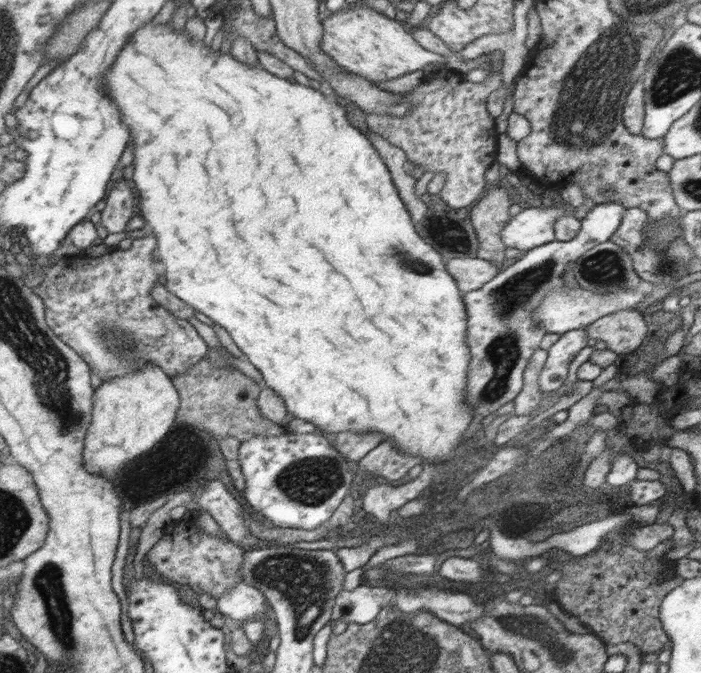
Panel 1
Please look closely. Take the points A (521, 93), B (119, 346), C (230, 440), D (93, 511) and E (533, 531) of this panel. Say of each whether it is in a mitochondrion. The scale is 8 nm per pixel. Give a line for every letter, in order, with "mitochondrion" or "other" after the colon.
A: other
B: mitochondrion
C: other
D: other
E: mitochondrion

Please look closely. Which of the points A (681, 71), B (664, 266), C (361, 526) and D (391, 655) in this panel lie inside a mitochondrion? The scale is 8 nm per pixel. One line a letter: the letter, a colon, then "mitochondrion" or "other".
A: mitochondrion
B: mitochondrion
C: other
D: mitochondrion

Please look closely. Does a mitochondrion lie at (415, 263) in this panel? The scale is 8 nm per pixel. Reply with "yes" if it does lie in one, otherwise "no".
yes

